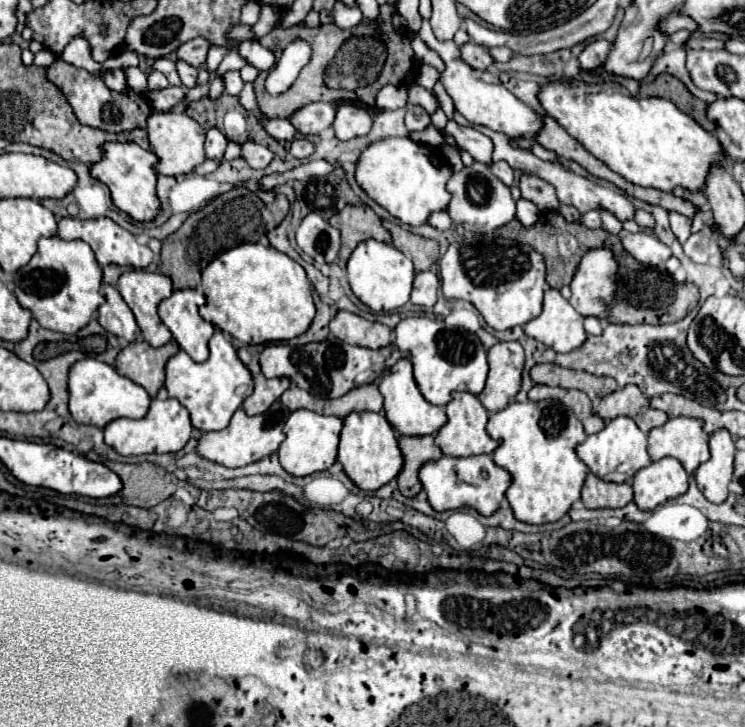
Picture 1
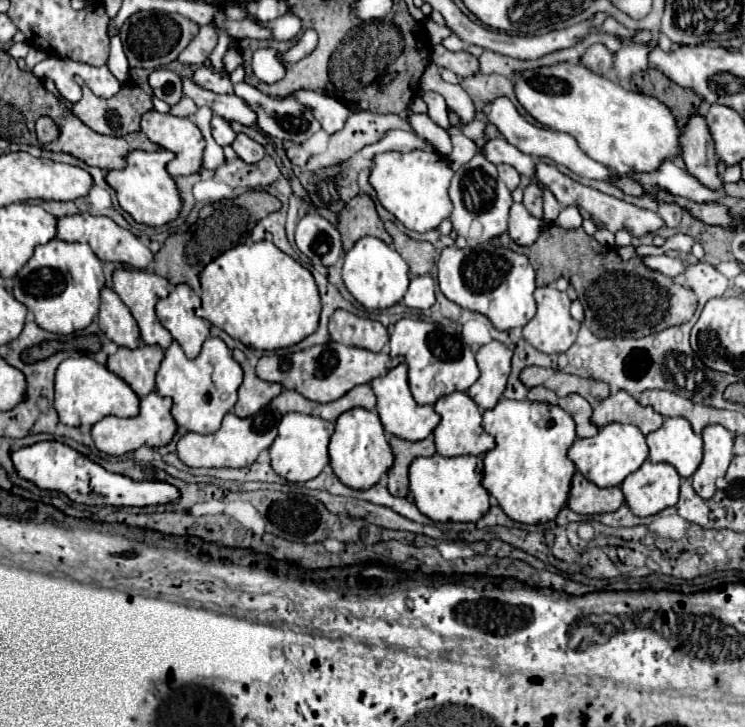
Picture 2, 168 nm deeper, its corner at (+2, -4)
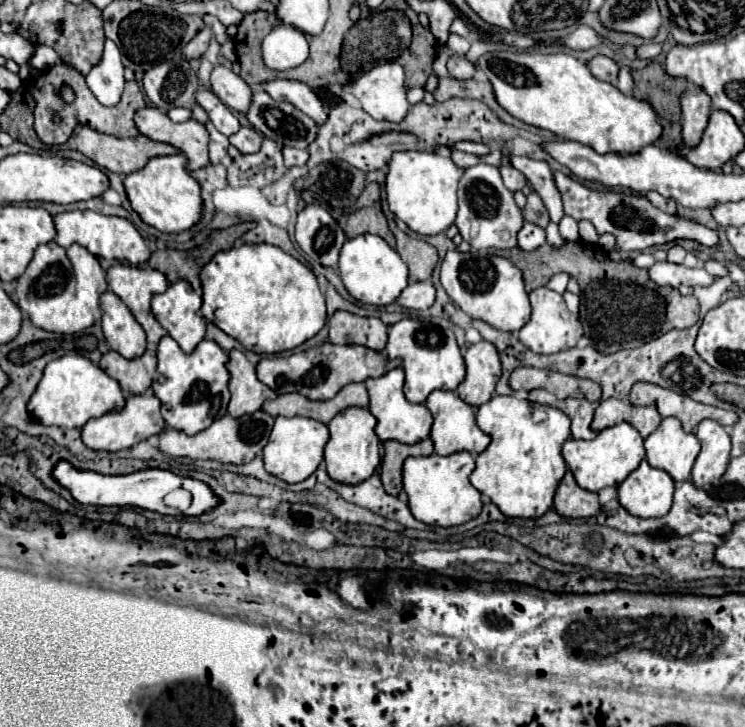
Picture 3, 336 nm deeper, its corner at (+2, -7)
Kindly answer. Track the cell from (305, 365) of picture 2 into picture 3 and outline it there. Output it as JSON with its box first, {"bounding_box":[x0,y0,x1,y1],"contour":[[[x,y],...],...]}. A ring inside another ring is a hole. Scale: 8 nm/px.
{"bounding_box":[257,342,387,400],"contour":[[[325,342],[321,348],[321,354],[317,352],[317,358],[321,358],[317,364],[307,358],[307,352],[291,354],[291,356],[275,356],[265,358],[257,364],[257,378],[267,384],[277,394],[287,392],[299,392],[311,400],[329,400],[333,398],[345,384],[349,382],[365,382],[367,378],[379,378],[387,372],[387,354],[369,350],[365,346],[335,346],[331,342]]]}

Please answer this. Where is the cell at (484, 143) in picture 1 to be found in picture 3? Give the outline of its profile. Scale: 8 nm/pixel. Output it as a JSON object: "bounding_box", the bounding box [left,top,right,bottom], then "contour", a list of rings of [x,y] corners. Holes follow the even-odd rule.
{"bounding_box":[511,156,563,222],"contour":[[[511,156],[511,164],[525,174],[527,182],[533,186],[533,190],[541,196],[545,208],[549,210],[551,222],[559,222],[563,218],[563,204],[561,194],[553,180],[553,170],[543,160],[533,160],[527,156]]]}

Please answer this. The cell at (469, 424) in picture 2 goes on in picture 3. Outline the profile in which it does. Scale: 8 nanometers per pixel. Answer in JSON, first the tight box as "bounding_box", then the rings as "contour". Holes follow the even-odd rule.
{"bounding_box":[425,390,491,456],"contour":[[[435,390],[427,396],[425,406],[431,410],[433,414],[433,426],[431,426],[431,440],[435,444],[435,454],[441,456],[449,456],[455,452],[463,452],[467,450],[469,454],[479,454],[483,452],[491,438],[487,434],[483,434],[483,430],[479,430],[479,426],[475,424],[475,410],[465,404],[457,392],[445,392],[445,390]]]}

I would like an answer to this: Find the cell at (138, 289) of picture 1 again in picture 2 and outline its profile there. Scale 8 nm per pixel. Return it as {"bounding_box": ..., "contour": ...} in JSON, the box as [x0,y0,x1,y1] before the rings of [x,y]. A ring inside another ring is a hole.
{"bounding_box":[113,267,173,349],"contour":[[[119,267],[115,269],[113,273],[113,289],[115,293],[121,297],[121,301],[131,309],[131,315],[135,317],[137,325],[139,325],[139,331],[141,331],[141,339],[143,343],[147,345],[159,345],[161,349],[167,349],[173,341],[171,333],[159,323],[157,315],[155,315],[155,305],[159,299],[167,297],[167,287],[169,287],[169,281],[165,277],[159,277],[155,273],[149,273],[149,271],[139,271],[139,269],[125,269],[125,267]]]}

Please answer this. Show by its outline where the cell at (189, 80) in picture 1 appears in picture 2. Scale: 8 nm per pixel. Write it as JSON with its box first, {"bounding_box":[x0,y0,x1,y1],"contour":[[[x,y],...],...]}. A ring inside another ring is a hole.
{"bounding_box":[193,67,233,93],"contour":[[[199,67],[193,71],[193,83],[203,87],[203,89],[209,89],[213,93],[233,93],[233,83],[223,77],[221,71],[211,71],[209,67]]]}

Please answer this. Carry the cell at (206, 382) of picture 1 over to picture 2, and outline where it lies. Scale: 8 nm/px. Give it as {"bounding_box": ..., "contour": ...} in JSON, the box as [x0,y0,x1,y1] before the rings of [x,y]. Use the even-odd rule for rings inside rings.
{"bounding_box":[157,337,243,435],"contour":[[[209,337],[197,359],[187,359],[177,341],[165,351],[161,369],[157,371],[157,393],[173,399],[171,415],[177,425],[201,435],[215,433],[221,427],[221,419],[233,411],[237,403],[237,391],[243,383],[243,369],[233,359],[231,349],[217,337]]]}

